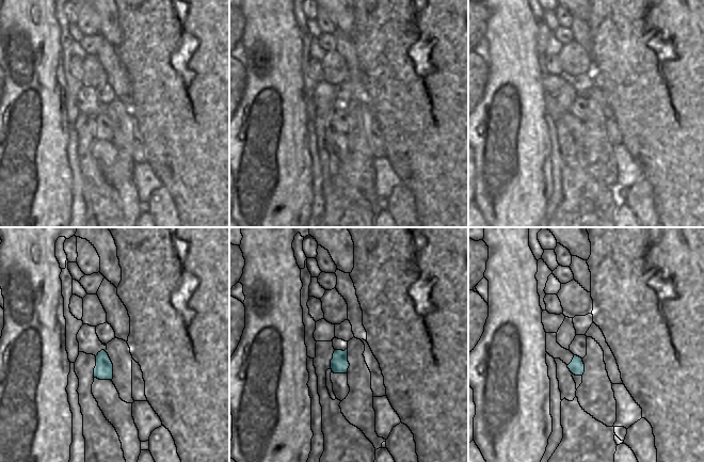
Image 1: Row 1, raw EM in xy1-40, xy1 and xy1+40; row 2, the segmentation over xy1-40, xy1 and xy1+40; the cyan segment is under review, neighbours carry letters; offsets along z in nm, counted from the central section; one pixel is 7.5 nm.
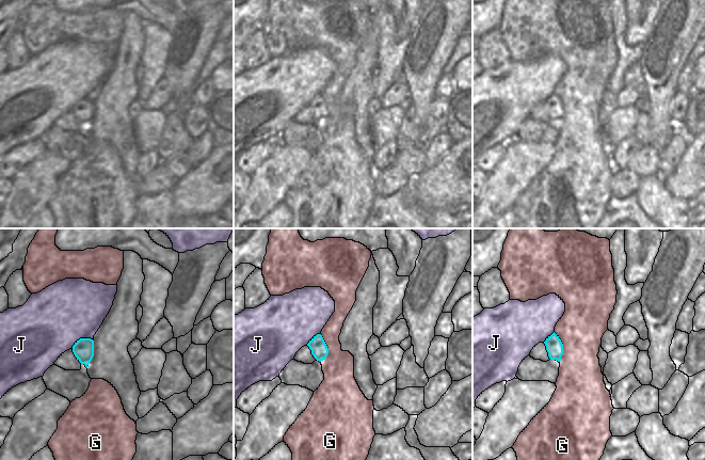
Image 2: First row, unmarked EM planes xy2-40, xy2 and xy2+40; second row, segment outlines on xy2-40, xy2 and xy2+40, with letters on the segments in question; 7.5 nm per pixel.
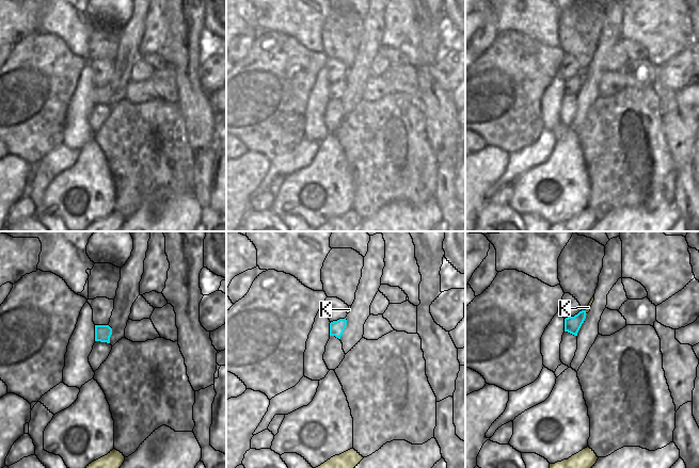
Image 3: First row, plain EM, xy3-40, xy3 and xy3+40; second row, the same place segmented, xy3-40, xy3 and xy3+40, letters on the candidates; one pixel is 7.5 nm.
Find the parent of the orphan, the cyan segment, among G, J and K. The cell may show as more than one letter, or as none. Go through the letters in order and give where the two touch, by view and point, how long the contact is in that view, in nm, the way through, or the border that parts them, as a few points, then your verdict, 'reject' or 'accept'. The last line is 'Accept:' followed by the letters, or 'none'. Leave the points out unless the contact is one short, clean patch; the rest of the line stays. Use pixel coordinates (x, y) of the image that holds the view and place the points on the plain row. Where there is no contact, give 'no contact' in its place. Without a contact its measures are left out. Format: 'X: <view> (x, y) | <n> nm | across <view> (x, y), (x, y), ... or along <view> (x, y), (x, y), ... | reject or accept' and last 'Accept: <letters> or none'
G: xy2+40 (562, 108) | 240 nm | reject
J: xy2-40 (81, 99) | 180 nm | reject
K: xy3+40 (585, 74) | 30 nm | along xy3+40 (585, 71), (586, 75) | reject
Accept: none

